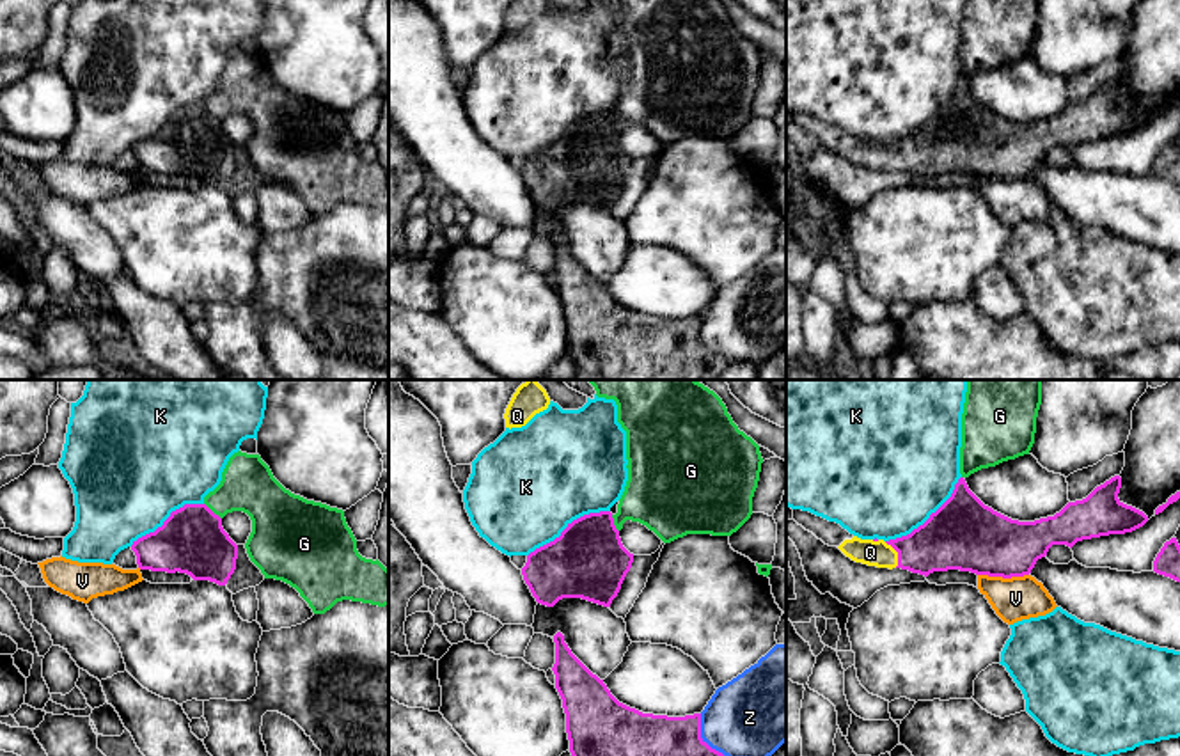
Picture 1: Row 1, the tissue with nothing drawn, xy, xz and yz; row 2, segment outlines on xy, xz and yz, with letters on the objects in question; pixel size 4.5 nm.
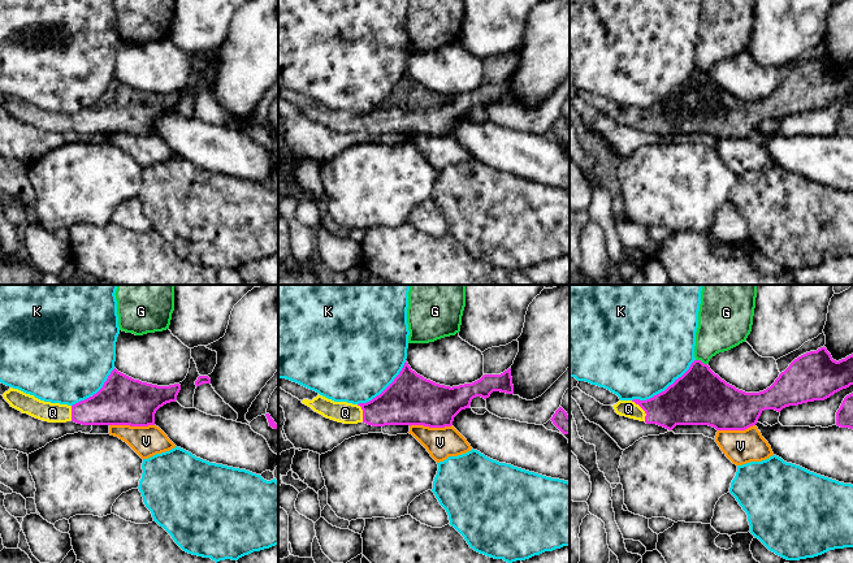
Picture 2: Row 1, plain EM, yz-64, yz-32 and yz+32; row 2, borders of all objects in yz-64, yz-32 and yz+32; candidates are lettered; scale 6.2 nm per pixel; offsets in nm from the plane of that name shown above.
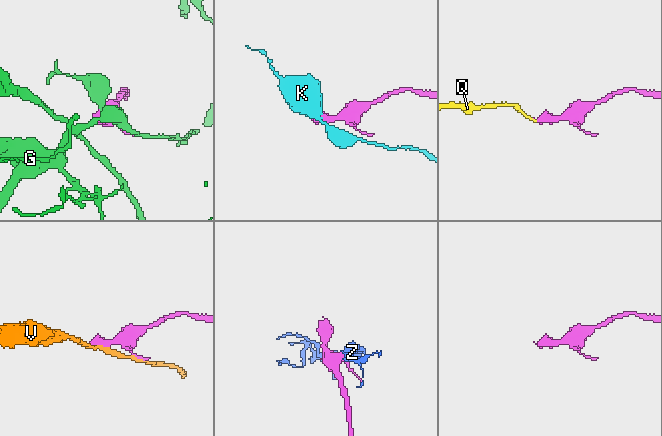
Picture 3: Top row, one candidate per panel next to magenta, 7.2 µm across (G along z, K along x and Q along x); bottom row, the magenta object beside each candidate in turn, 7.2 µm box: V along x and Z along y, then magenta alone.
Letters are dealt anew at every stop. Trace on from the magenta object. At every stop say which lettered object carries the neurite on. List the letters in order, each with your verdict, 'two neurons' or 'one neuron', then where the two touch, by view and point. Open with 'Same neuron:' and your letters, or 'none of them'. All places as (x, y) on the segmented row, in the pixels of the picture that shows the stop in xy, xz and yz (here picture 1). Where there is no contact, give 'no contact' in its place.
Same neuron: Q
G: two neurons; meets magenta in xy at (212, 511)
K: two neurons; meets magenta in xz at (568, 526)
Q: one neuron; meets magenta in yz at (898, 554)
V: two neurons; meets magenta in yz at (1003, 577)
Z: two neurons; meets magenta in xz at (700, 737)

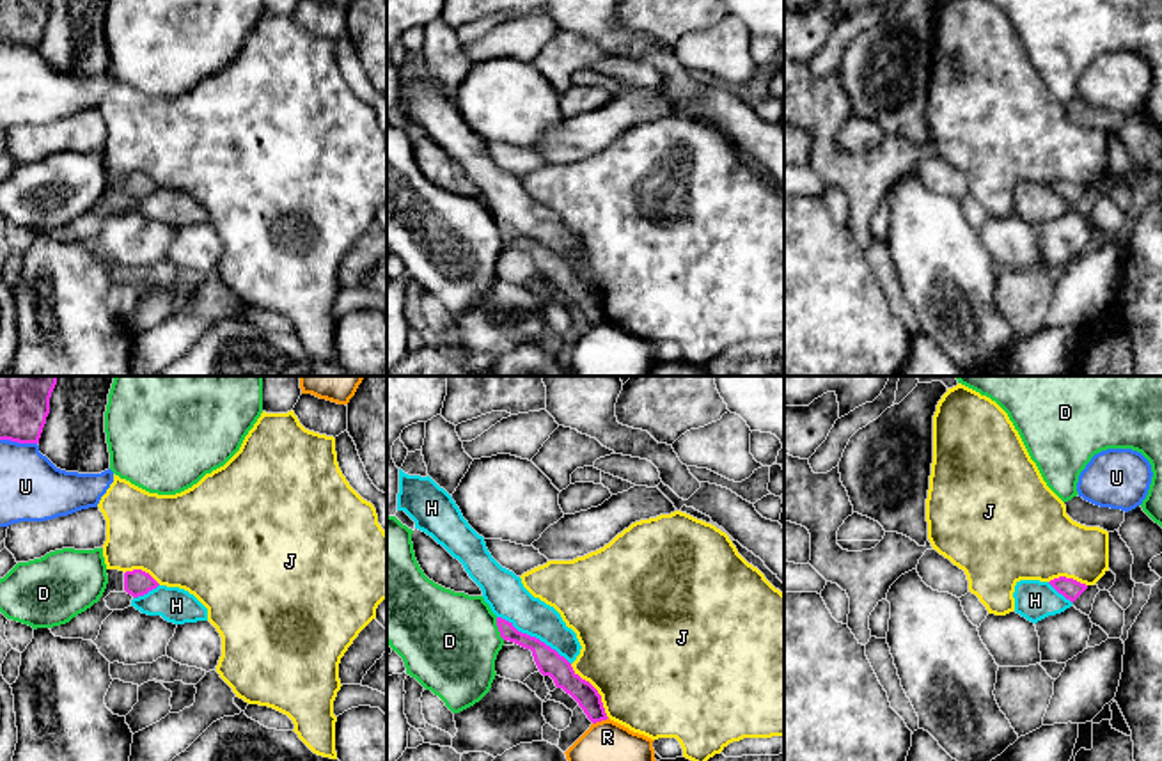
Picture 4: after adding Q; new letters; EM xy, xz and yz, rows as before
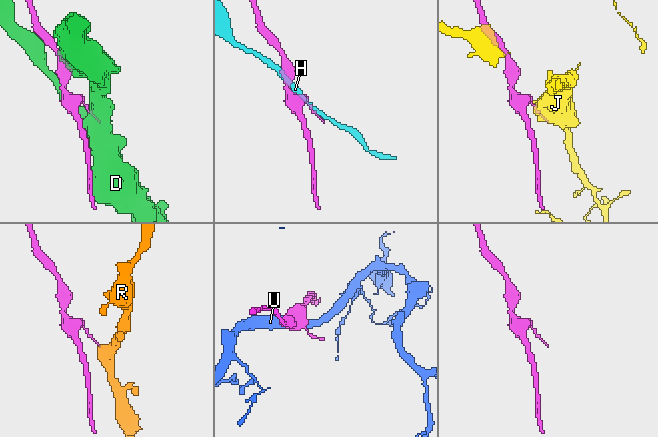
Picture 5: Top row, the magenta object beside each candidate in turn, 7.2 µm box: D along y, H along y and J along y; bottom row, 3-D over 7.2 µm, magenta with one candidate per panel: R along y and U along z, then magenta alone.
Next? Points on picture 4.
Same neuron: none of them
D: two neurons; meets magenta in xz at (499, 628)
H: two neurons; meets magenta in xz at (534, 637)
J: two neurons; meets magenta in xz at (596, 690)
R: two neurons; meets magenta in xz at (600, 721)
U: two neurons; meets magenta in xy at (18, 442)

